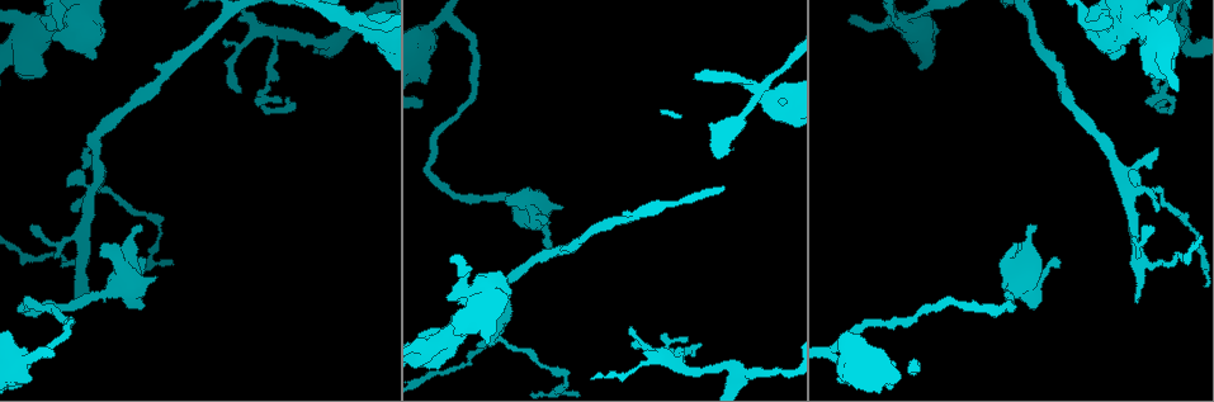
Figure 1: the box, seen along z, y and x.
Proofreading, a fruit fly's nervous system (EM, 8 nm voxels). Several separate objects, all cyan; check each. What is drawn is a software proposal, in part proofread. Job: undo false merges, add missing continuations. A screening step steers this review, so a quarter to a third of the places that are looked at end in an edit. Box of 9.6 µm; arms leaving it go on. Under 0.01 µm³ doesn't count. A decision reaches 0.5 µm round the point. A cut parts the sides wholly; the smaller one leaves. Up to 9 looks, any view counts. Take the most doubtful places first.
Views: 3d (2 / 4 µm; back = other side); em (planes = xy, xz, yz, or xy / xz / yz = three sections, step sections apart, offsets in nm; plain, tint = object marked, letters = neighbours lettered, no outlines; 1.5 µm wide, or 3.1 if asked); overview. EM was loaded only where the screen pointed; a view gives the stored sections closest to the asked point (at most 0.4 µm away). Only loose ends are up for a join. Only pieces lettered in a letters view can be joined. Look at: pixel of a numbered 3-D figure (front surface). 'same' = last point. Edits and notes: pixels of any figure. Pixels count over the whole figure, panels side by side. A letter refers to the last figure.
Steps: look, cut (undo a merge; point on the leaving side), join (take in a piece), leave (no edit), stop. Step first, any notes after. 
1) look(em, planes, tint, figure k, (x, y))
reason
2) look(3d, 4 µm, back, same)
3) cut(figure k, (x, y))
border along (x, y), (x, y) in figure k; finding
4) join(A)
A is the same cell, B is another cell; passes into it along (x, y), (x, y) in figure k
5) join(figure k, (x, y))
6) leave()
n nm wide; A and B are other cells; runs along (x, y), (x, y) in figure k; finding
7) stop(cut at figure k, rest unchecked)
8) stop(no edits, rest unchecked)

look(em, planes, letters, figure 1, (901, 21))
sudden change in width

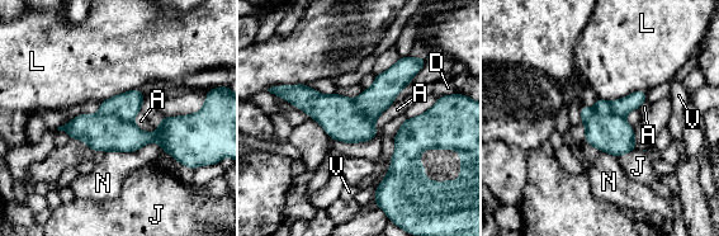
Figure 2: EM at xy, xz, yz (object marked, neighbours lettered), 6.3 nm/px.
cut(figure 2, (374, 100))
N touches over 360 nm; A, D, J, L, N and V are other cells; the part that leaves runs along (643, 94), (623, 107), (597, 108) in figure 2; two neurons meet here

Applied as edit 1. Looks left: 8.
look(em, xy, step 4, plain, figure 1, (328, 42))
three arms meet

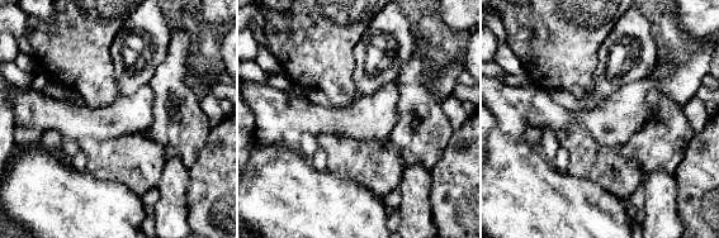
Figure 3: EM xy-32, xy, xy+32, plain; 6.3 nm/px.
look(em, xy, step 4, letters, same)
see the neighbours

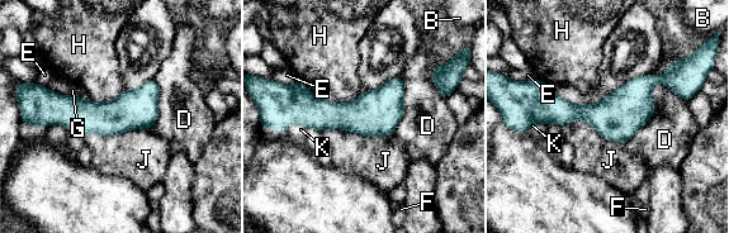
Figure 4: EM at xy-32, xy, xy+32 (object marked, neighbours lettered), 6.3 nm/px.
leave()
B, D, E, F, G, H, J and K are other cells; border along (322, 131), (391, 136) in figure 4; continuous, no second neuron

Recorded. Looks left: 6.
look(em, planes, plain, figure 1, (1137, 302))
an open end

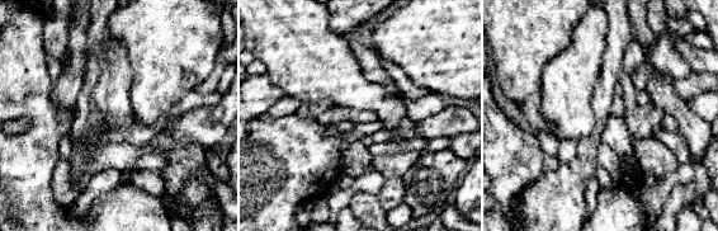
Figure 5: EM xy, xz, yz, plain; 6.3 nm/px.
look(em, planes, letters, same)

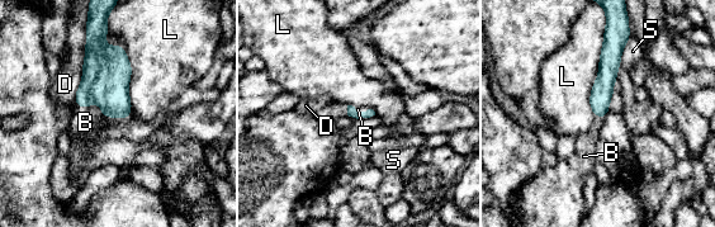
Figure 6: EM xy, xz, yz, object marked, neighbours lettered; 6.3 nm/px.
join(B)
B is the same cell, D, L and S are other cells; passes into it along (107, 71), (102, 108), (85, 122) in figure 6; it goes on there

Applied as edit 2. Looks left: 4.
look(overview)

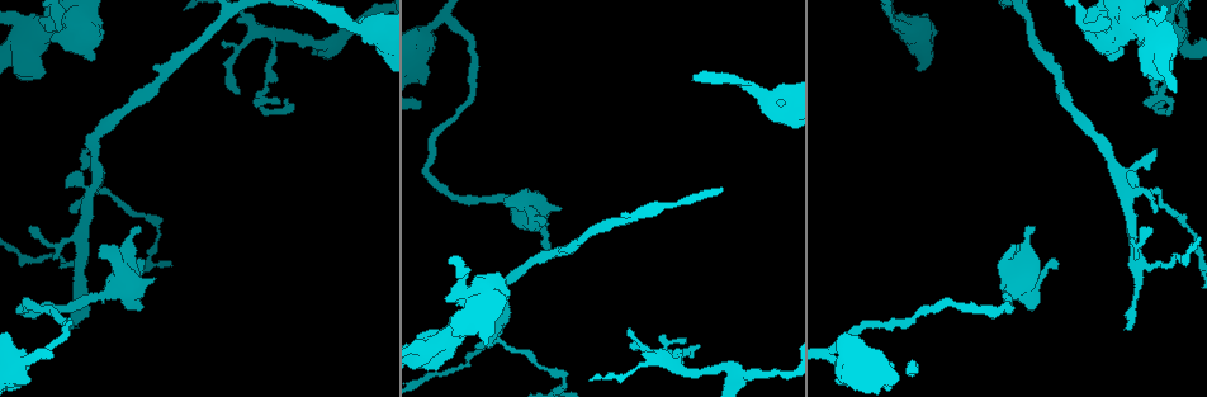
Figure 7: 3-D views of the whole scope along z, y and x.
look(3d, 4 µm, figure 7, (445, 17))
branch point

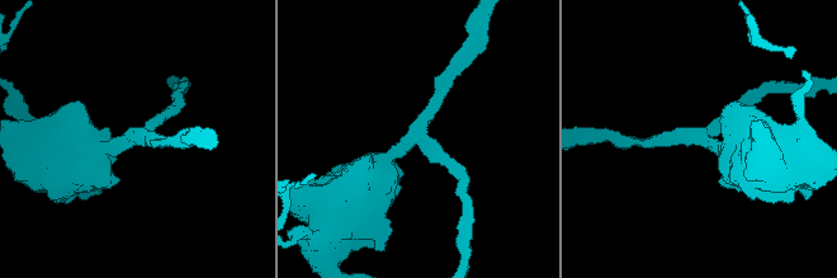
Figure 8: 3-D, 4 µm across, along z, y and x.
look(em, yz, step 4, tint, figure 8, (701, 133))
shape alone is not enough

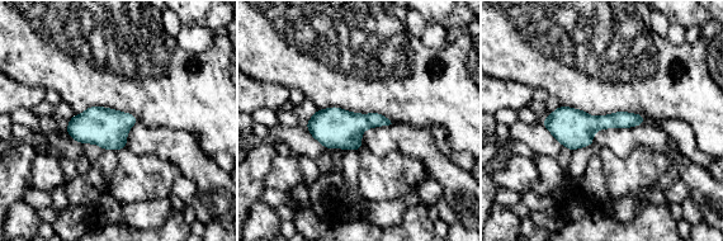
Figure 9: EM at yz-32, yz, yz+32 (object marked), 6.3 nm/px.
look(em, planes, letters, same)
another direction

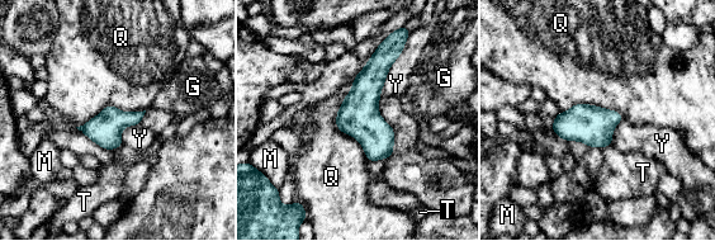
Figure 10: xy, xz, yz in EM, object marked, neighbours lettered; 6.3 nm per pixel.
leave()
G, M, Q, T and Y are other cells; one neuron here

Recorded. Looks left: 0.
stop(cut at figure 2, join at figure 6, rest unchecked)

